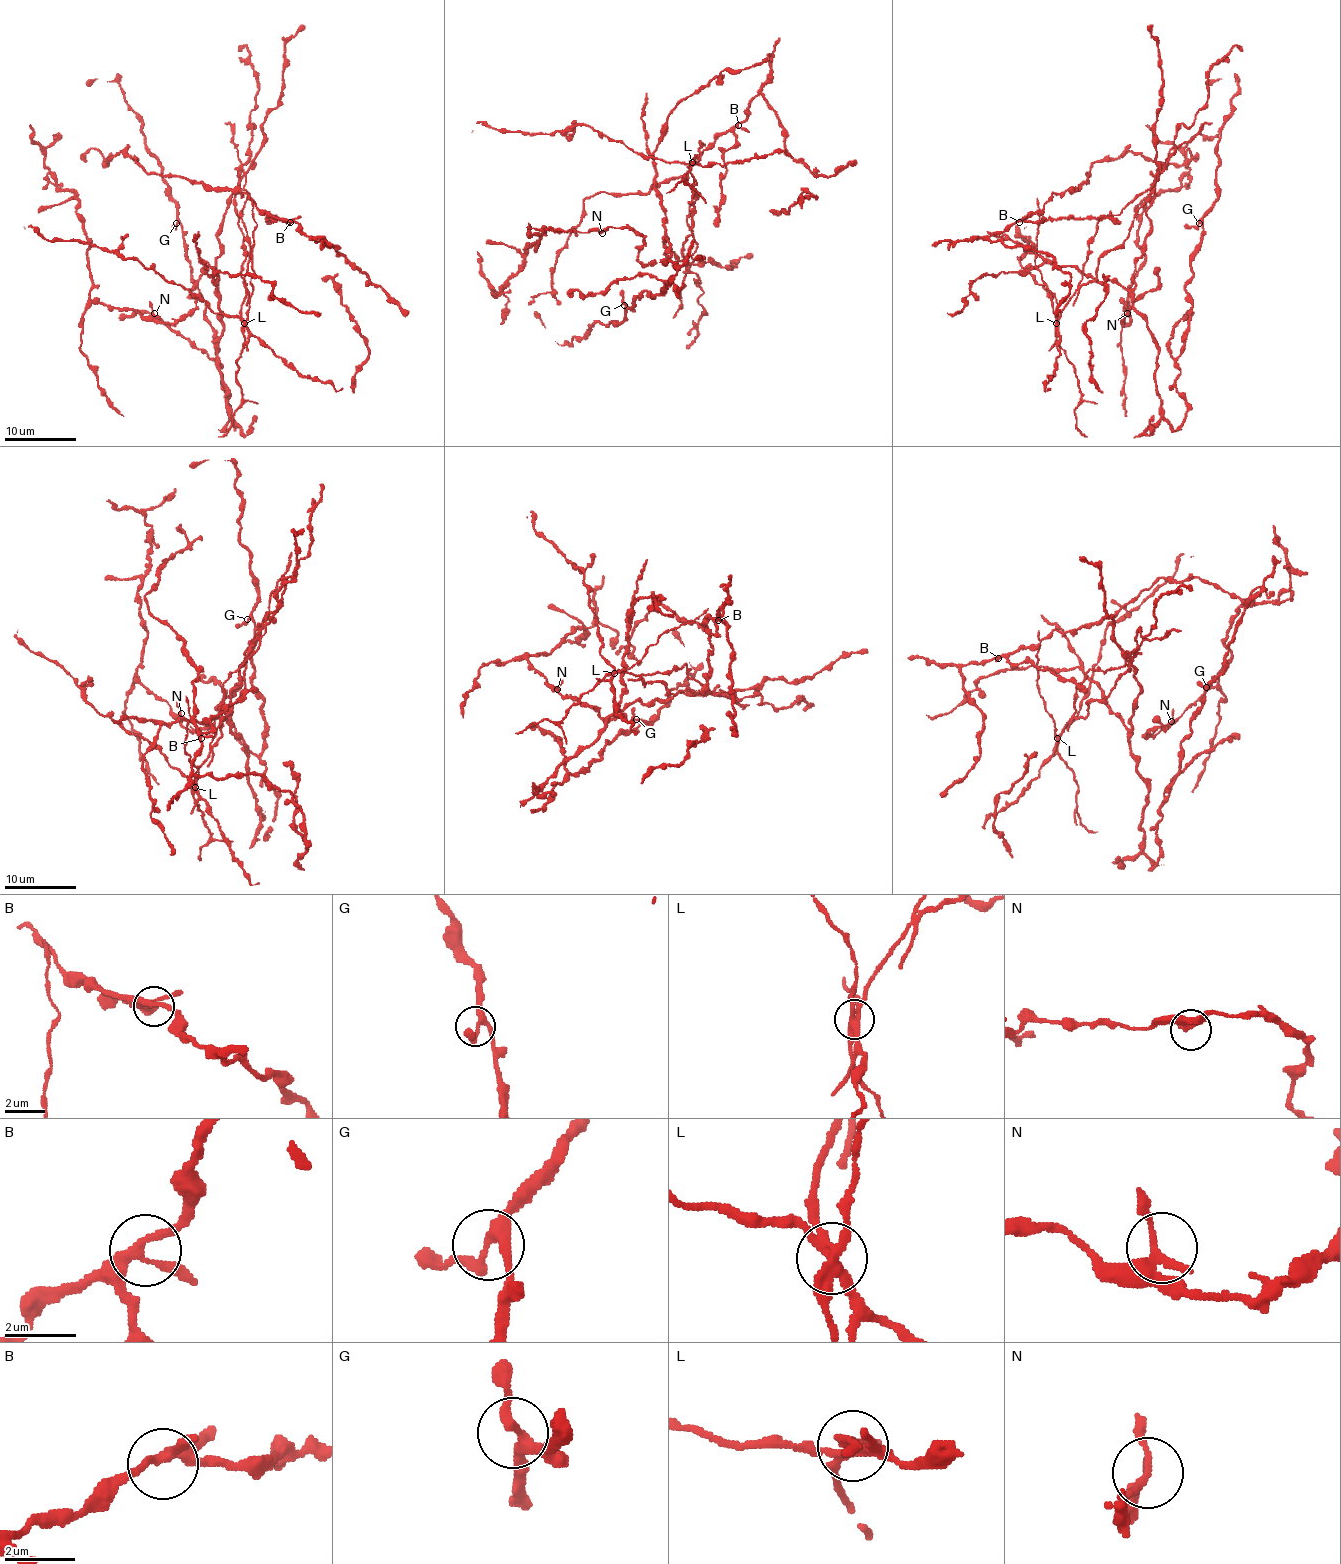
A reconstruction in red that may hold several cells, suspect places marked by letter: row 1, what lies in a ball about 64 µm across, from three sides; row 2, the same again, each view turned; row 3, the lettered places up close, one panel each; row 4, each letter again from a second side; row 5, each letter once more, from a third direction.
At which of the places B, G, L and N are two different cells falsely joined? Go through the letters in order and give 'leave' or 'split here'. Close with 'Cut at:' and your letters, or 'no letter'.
B: leave
G: leave
L: split here
N: leave
Cut at: L

